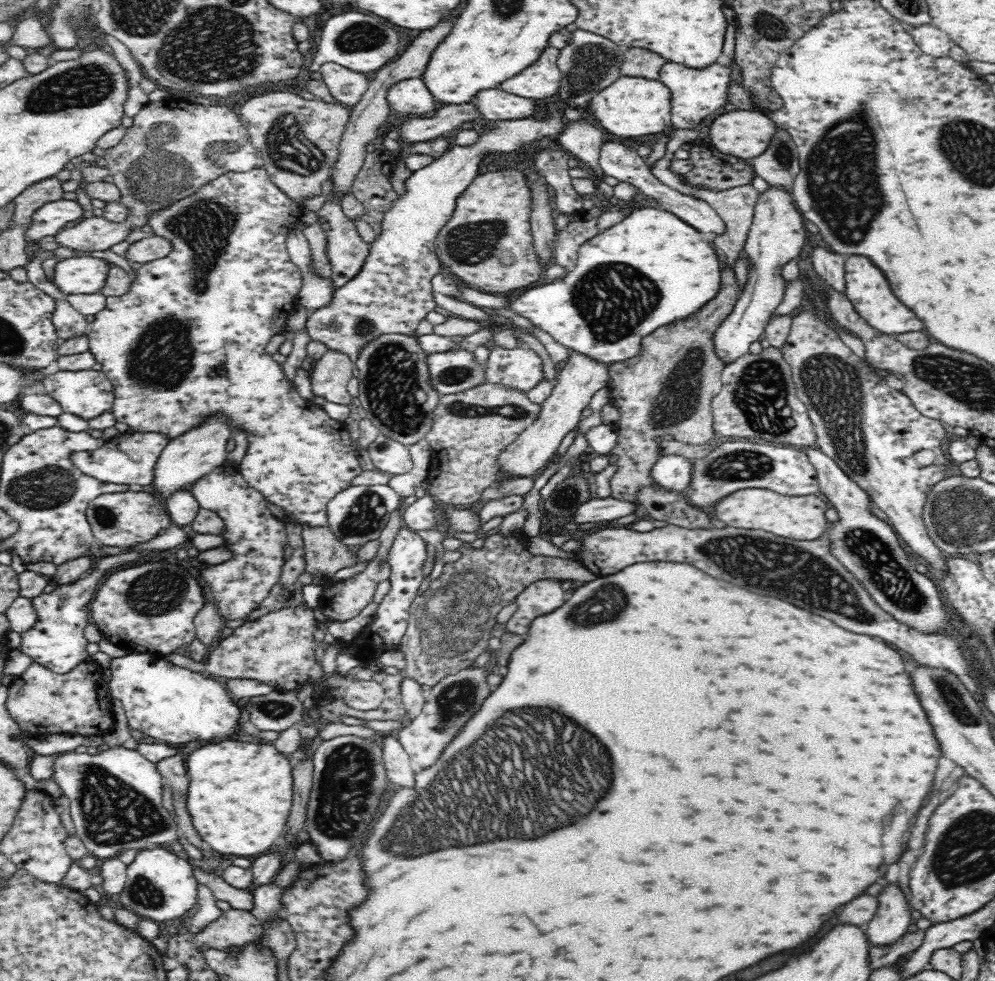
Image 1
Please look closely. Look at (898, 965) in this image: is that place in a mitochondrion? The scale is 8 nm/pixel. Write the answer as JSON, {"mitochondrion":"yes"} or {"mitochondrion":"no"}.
{"mitochondrion":"no"}

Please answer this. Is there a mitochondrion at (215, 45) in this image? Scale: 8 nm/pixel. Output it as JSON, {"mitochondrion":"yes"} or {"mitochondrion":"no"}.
{"mitochondrion":"yes"}

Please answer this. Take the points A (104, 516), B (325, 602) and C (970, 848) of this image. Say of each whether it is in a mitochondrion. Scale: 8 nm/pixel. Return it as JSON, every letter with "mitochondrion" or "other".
{"A":"mitochondrion","B":"other","C":"mitochondrion"}

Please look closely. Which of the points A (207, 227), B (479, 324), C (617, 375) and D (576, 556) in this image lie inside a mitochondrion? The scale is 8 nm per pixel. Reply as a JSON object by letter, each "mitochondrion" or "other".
{"A":"mitochondrion","B":"other","C":"other","D":"other"}

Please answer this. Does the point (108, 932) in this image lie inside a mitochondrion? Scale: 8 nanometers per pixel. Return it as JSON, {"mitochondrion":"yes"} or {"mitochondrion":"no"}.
{"mitochondrion":"no"}

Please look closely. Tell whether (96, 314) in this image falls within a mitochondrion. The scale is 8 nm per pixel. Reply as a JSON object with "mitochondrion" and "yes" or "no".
{"mitochondrion":"no"}

